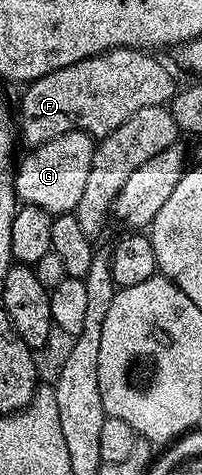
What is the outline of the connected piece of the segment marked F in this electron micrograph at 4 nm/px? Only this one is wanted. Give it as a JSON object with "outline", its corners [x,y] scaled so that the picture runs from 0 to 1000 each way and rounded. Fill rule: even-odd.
{"outline":[[[545,103],[149,173],[94,213],[94,238],[84,229],[84,280],[109,303],[119,297],[134,309],[168,309],[243,301],[243,293],[282,293],[282,284],[322,284],[342,276],[401,276],[505,293],[579,276],[579,267],[599,267],[619,251],[678,242],[678,234],[762,221],[827,221],[876,194],[876,177],[842,149],[767,120],[782,118],[698,103]]]}

